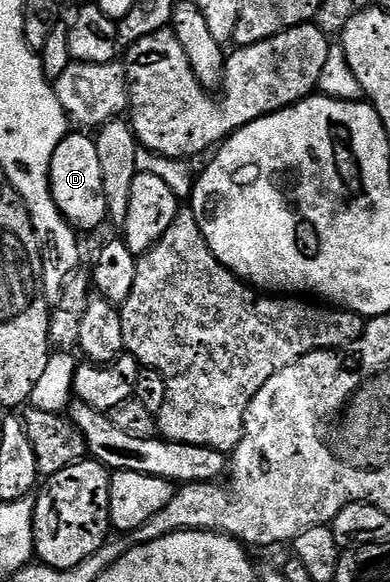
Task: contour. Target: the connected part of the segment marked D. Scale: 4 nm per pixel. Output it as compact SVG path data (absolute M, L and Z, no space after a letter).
M89 133L73 134L66 134L65 139L59 141L55 157L51 157L49 188L61 216L78 232L84 233L95 230L101 222L104 224L109 210L103 193L103 172L94 136Z

